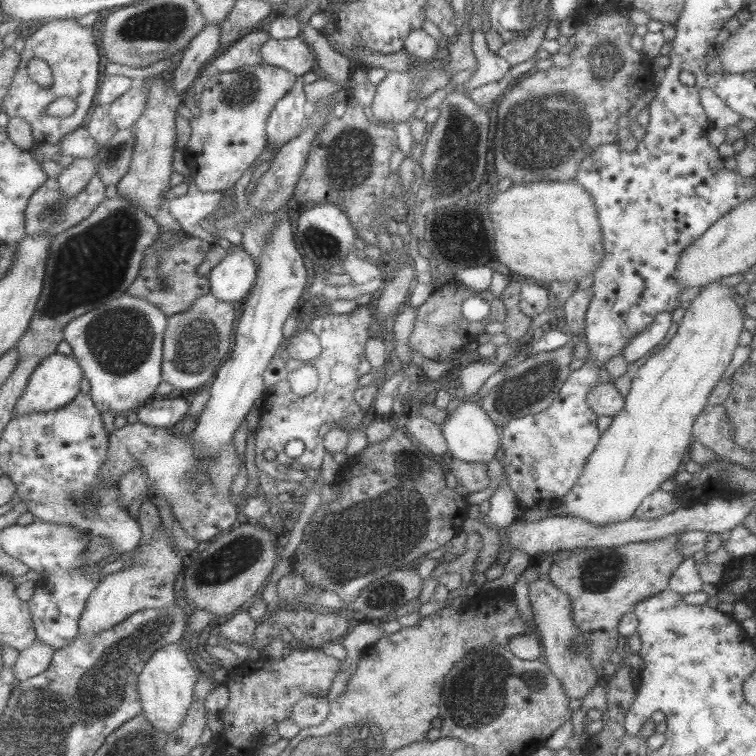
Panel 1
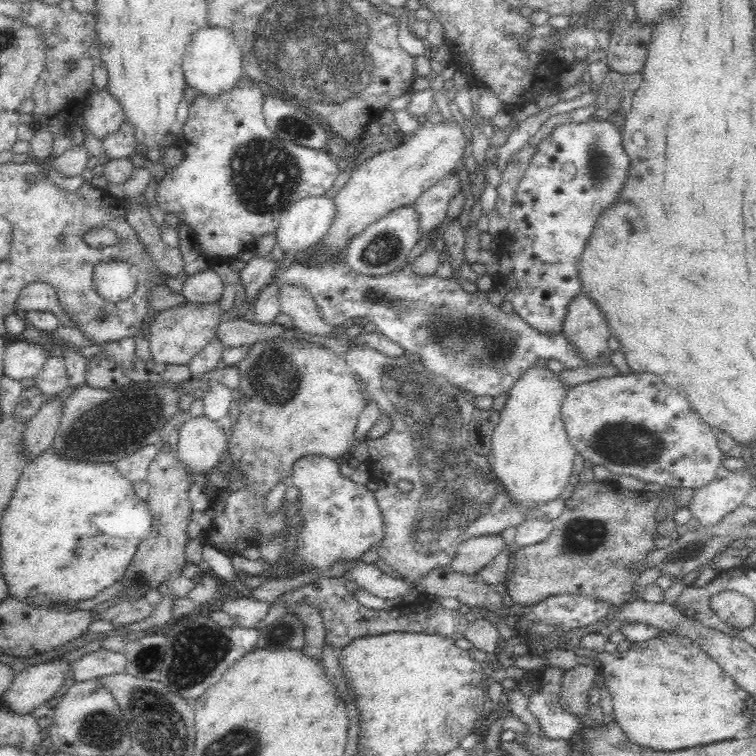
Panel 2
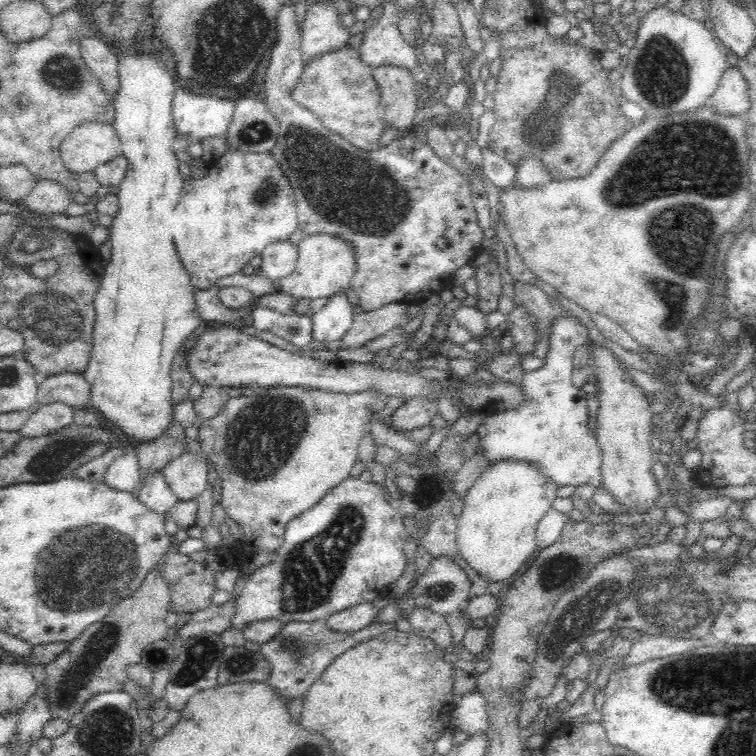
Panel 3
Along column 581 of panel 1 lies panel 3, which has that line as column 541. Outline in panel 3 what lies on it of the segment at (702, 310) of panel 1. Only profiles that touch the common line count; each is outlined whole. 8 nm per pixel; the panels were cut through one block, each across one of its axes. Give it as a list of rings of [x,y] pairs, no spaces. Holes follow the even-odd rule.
[[[503,461],[495,466],[486,468],[468,494],[462,499],[462,512],[457,518],[458,553],[475,570],[482,580],[503,581],[512,578],[522,564],[528,563],[538,550],[535,530],[538,521],[550,510],[557,499],[556,491],[559,486],[550,482],[544,475],[540,475],[534,465],[526,461]]]

